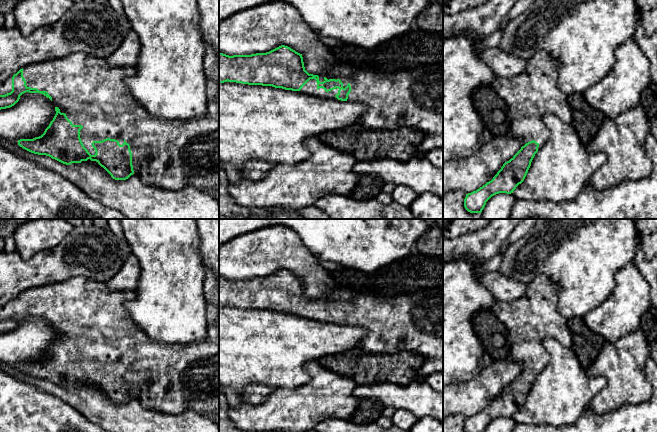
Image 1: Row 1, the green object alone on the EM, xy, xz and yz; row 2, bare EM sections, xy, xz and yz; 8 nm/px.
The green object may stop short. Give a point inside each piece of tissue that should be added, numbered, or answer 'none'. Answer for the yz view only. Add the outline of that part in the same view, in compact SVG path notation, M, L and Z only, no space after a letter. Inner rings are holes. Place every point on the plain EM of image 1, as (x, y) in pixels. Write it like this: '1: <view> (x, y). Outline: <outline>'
1: yz (533, 317). Outline: M538 275L527 285L525 294L512 302L496 300L493 313L507 328L512 344L509 360L522 365L522 370L534 364L539 368L538 374L543 371L548 362L548 353L542 341L551 337L558 340L563 346L571 348L572 339L568 329L567 319L558 311L559 285L548 276Z

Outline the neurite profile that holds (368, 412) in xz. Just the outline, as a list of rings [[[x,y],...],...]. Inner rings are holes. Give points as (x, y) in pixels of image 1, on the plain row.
[[[363,400],[348,420],[355,424],[373,424],[382,416],[383,409],[379,402]]]

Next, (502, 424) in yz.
[[[499,417],[492,420],[484,432],[513,432],[515,421],[513,418]]]

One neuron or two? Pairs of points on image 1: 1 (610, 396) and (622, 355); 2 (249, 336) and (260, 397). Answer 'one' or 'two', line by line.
1: one
2: two

